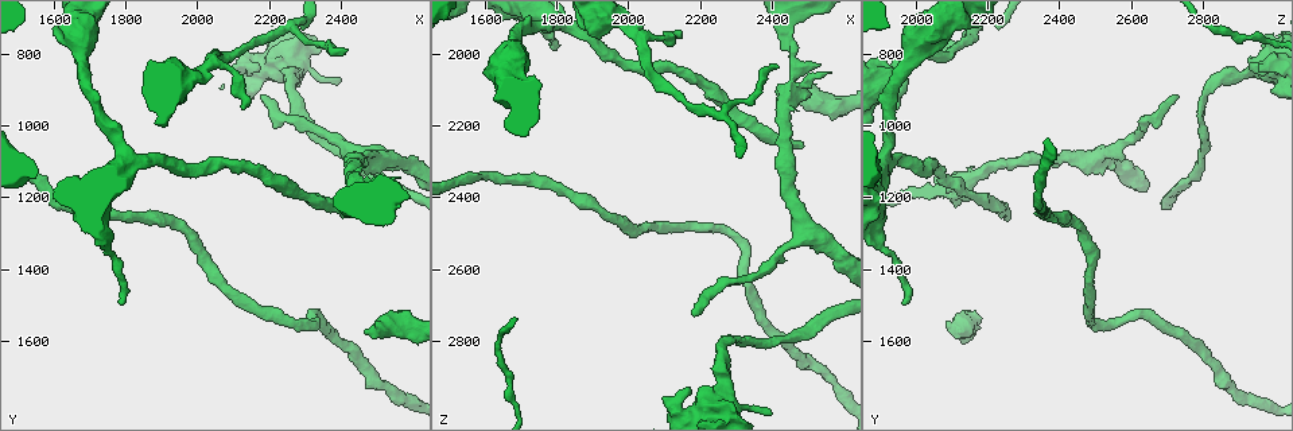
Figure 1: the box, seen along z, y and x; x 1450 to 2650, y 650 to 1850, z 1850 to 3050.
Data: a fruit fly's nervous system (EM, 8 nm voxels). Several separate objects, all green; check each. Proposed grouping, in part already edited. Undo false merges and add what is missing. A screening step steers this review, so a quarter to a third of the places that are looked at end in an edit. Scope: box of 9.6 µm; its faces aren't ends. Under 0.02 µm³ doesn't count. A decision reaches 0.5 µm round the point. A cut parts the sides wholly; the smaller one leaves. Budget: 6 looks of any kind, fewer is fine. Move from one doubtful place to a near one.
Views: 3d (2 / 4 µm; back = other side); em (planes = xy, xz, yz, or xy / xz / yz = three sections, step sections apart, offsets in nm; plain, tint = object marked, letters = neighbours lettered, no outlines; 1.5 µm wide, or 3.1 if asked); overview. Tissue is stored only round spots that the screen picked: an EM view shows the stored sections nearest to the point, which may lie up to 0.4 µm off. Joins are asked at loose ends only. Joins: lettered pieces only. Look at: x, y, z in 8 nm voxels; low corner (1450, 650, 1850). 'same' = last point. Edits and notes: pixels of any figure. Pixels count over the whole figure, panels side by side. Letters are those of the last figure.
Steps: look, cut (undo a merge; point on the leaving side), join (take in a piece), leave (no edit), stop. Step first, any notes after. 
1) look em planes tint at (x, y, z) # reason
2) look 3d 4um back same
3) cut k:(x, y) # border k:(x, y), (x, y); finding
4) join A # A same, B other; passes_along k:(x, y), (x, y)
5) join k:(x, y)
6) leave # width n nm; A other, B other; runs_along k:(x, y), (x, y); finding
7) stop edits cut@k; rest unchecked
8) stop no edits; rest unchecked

look em yz step 8 letters at (2480, 1260, 2260) # long arm stops here

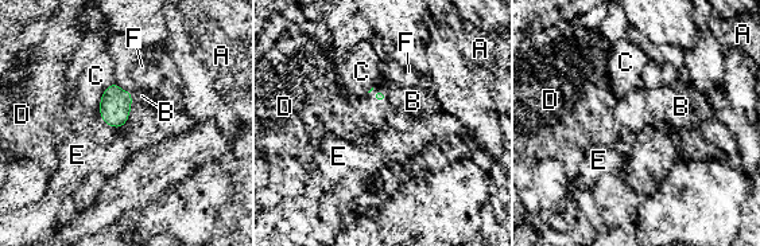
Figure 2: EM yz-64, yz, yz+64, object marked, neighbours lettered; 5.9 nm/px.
look em planes letters same

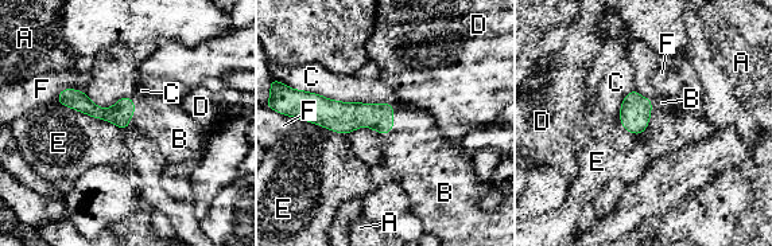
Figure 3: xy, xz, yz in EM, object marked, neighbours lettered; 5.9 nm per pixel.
join B # width 130 nm; A other, B same, C other, D other, E other, F other; it goes on there

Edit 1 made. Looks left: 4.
look overview # redraw

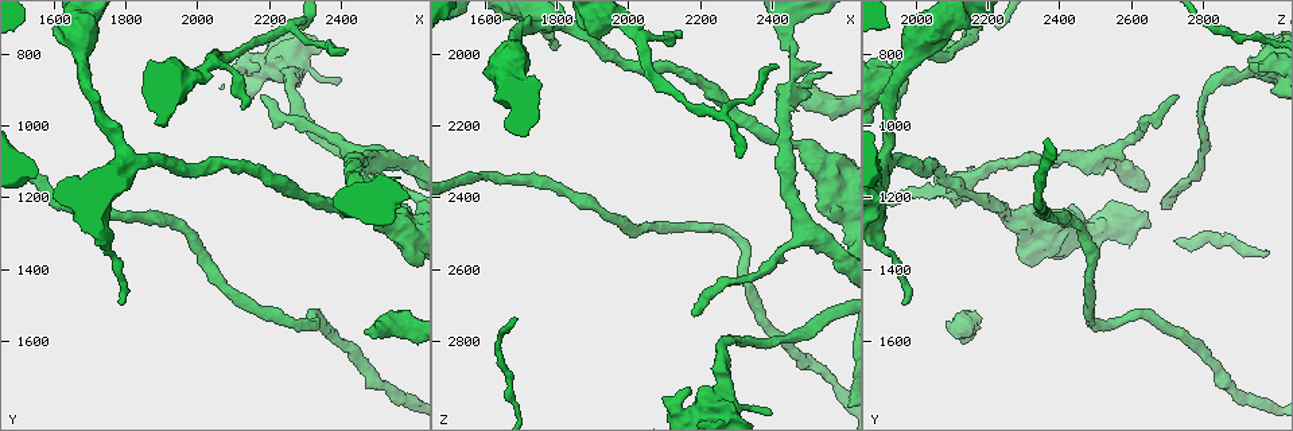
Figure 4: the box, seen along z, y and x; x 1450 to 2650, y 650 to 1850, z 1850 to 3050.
look em xy step 8 letters at (2490, 1100, 2500) # a fork

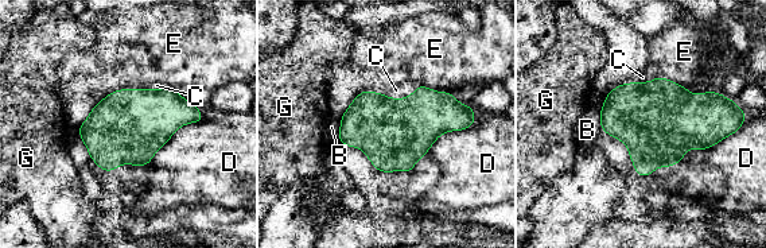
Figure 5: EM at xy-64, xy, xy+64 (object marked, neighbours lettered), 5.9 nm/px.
leave # width 420 nm; longest_contact D 460 nm; B other, C other, D other, E other, G other; continuous, no second neuron

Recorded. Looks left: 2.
look em xz step 4 tint at (2120, 950, 1940) # branch stops here

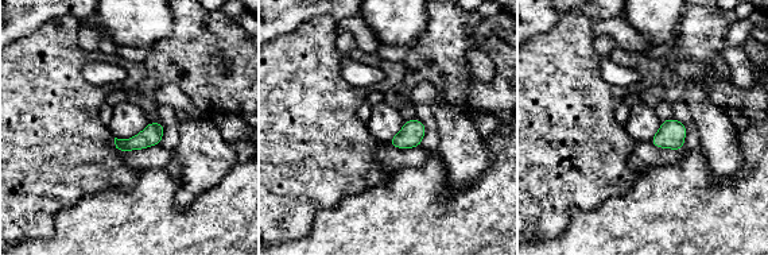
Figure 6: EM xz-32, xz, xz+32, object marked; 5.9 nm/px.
look em planes letters same

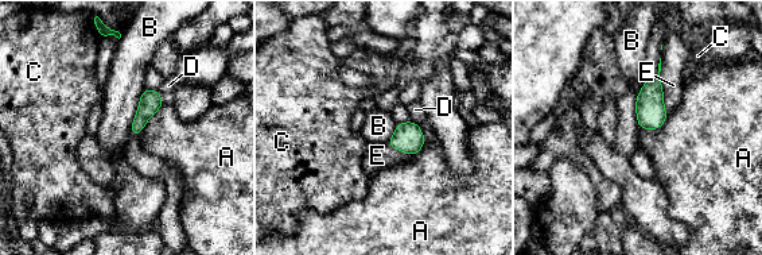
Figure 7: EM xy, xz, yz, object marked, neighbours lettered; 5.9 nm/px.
leave # A other, B other, C other, D other, E other; border 7:(144, 88), (128, 132); none of them fits

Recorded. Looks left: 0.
stop edits join@3; rest unchecked

